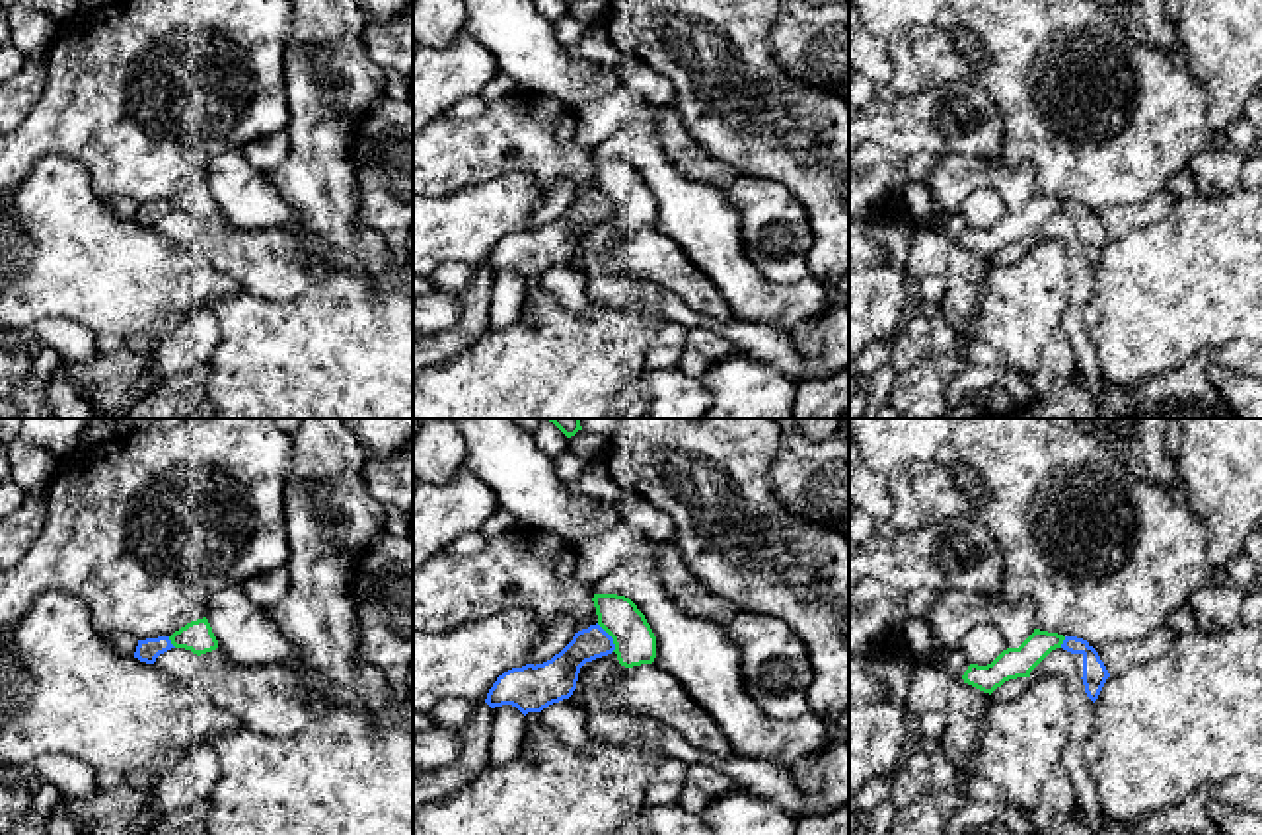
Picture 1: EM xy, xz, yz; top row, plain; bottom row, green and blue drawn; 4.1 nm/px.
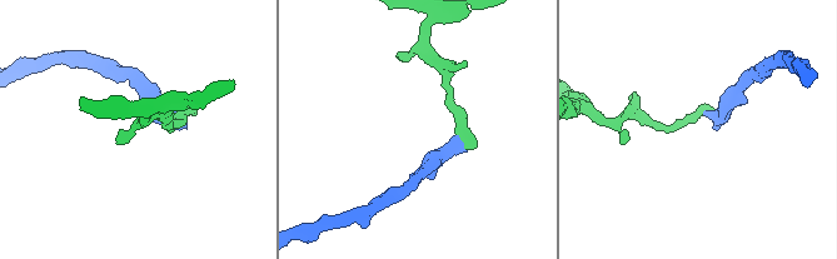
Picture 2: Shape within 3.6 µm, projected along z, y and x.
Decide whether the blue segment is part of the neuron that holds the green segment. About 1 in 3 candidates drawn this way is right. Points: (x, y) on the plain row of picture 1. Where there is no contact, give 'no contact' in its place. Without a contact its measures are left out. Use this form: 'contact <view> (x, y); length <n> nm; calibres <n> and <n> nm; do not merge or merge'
contact xz (610, 199); length 140 nm; calibres 170 and 140 nm; do not merge

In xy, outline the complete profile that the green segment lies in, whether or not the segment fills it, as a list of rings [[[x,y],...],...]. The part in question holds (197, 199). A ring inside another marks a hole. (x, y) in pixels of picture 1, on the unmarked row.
[[[206,181],[187,187],[175,195],[169,204],[175,212],[191,214],[197,220],[218,212],[218,204]]]

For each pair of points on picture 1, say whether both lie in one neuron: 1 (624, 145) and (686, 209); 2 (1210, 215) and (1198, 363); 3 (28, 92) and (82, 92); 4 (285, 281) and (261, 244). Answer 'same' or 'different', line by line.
1: same
2: different
3: different
4: same

